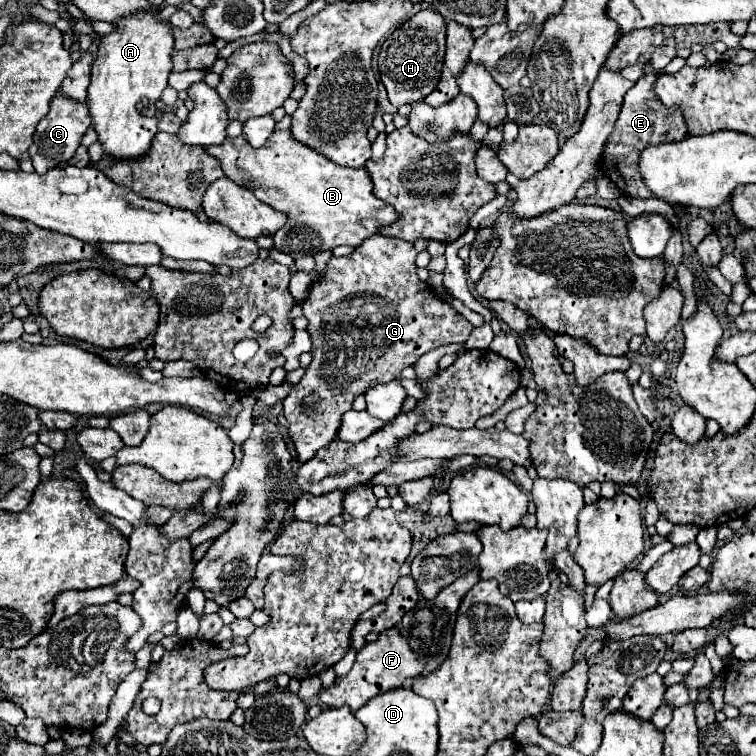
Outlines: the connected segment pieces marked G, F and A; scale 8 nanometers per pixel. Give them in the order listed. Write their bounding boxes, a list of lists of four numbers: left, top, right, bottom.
[[284,235,472,463],[318,627,424,713],[86,11,172,161]]

